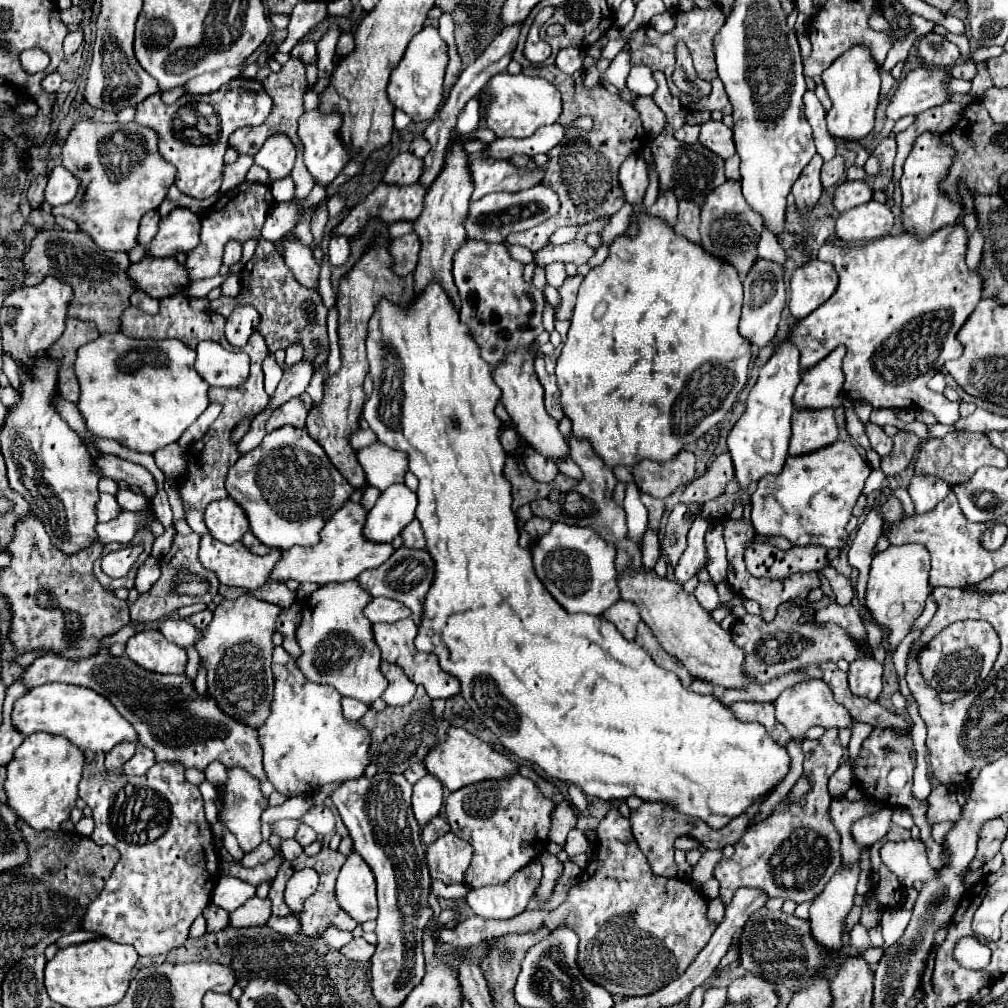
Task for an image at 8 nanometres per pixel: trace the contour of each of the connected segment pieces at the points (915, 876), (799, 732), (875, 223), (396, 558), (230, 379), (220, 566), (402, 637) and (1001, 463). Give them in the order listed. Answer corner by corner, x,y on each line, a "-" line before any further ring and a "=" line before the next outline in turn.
920,839
885,843
881,847
881,861
907,887
911,887
915,881
927,881
935,875
927,863
925,845
=
805,681
805,683
797,683
797,685
785,689
775,701
775,713
777,713
777,721
781,725
785,725
785,729
791,733
791,739
797,743
803,741
805,731
813,725
837,727
837,729
849,729
851,727
849,711
845,711
845,707
841,707
833,699
831,689
823,681
=
869,201
839,215
835,231
845,243
869,243
887,235
893,227
893,213
887,203
=
401,547
381,567
361,573
357,577
357,581
373,597
385,595
389,599
395,599
395,601
405,603
413,611
413,617
419,619
421,617
421,609
423,609
425,593
427,593
427,589
429,589
429,585
433,581
433,559
431,559
431,555
427,551
417,551
417,549
=
217,341
197,345
195,371
211,387
239,387
249,379
249,357
243,351
227,351
=
203,535
201,537
199,561
201,561
201,565
205,569
213,569
223,585
243,587
243,589
255,591
257,587
261,587
261,585
265,585
269,581
269,571
273,571
273,567
277,565
277,559
281,559
281,551
279,549
271,549
267,555
261,557
261,555
255,555
249,549
245,549
243,543
225,545
225,543
213,539
211,535
=
413,617
395,621
395,623
373,623
373,635
375,635
375,643
381,649
381,657
383,661
395,663
399,665
405,675
415,683
415,685
423,685
427,695
431,699
453,699
455,695
459,695
461,687
457,683
455,677
451,677
449,673
445,673
439,665
437,665
437,657
431,653
419,653
413,647
413,639
417,635
417,623
=
955,431
945,435
943,439
929,439
915,461
915,473
917,475
937,475
939,479
947,481
951,487
955,487
955,483
965,483
965,479
971,479
971,475
979,469
979,467
999,467
1005,469
1007,467
1007,455
993,447
991,441
983,435
983,433
967,433
967,431

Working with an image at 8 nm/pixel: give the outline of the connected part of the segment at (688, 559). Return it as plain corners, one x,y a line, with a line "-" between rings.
697,517
693,521
693,527
687,535
687,549
683,551
677,567
675,567
675,579
679,583
689,581
689,577
695,577
701,569
705,569
705,531
709,521
705,517

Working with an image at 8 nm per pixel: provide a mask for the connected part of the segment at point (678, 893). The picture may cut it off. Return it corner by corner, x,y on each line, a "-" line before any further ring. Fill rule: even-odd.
613,807
597,827
593,861
585,867
581,879
577,879
577,885
571,887
565,903
561,903
553,911
525,911
509,921
485,921
481,917
469,917
457,923
457,927
453,929
443,929
437,937
437,945
445,949
463,949
483,943
491,937
537,931
539,925
553,929
561,923
567,923
579,935
579,965
587,979
603,985
611,995
651,995
653,991
669,985
673,979
679,979
687,971
689,963
693,963
697,953
705,947
709,935
713,935
713,931
717,929
717,923
709,921
707,910
708,900
695,889
691,880
653,875
653,869
649,867
645,855
637,847
629,819

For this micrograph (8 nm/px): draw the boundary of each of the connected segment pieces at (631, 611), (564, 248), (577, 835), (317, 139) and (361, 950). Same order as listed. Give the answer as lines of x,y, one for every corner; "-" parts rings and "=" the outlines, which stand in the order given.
617,601
613,607
609,607
609,611
605,611
603,617
611,621
627,641
635,641
637,623
641,621
641,617
631,601
=
601,217
589,225
583,225
579,231
577,231
577,237
565,245
547,245
545,249
541,249
539,253
535,253
535,263
539,265
549,265
549,263
575,263
575,265
585,265
593,255
595,255
595,249
589,247
585,243
585,237
589,233
601,233
607,225
609,217
=
573,829
567,837
567,843
565,843
565,851
567,855
577,855
577,853
589,853
591,851
591,845
587,841
587,837
583,835
583,831
579,829
=
317,109
303,113
299,119
297,135
299,135
303,149
305,149
303,161
305,161
305,167
309,169
309,173
313,175
313,179
321,185
329,185
341,173
341,169
349,163
349,153
341,145
341,141
337,139
337,127
339,125
341,125
341,115
323,115
=
353,939
345,947
341,947
341,955
353,961
369,961
373,957
373,945
369,945
365,939

